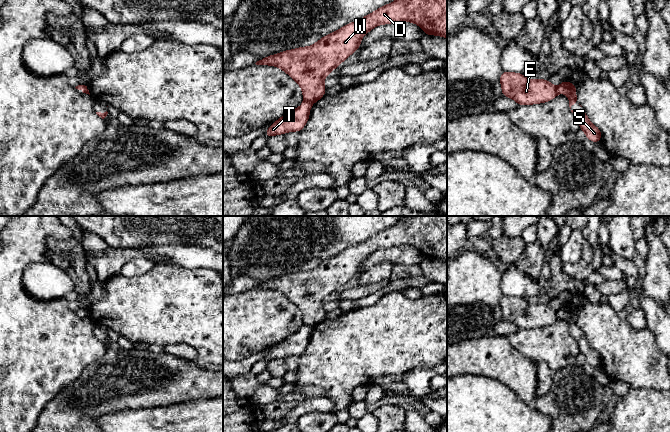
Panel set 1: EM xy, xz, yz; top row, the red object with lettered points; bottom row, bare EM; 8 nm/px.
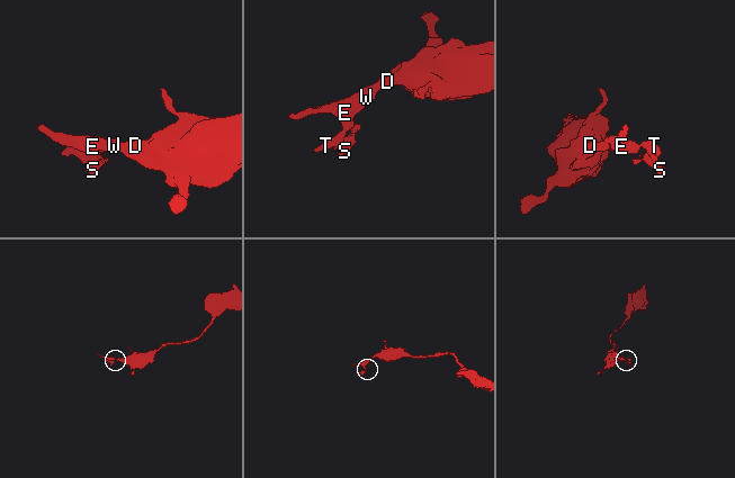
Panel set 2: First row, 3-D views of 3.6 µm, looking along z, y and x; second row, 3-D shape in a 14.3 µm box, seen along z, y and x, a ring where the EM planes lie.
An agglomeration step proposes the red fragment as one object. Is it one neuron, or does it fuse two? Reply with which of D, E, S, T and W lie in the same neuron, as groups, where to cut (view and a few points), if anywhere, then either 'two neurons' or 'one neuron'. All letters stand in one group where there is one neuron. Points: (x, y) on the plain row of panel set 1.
D E W / S T | xz (304, 325), (310, 329) | two neurons

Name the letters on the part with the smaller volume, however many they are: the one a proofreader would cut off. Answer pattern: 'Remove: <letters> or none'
Remove: S, T

